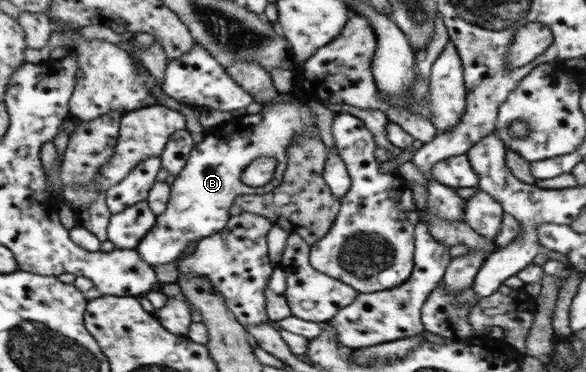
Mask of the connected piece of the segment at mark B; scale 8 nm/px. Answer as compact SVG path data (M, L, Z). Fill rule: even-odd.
M300 97L295 102L264 105L259 114L236 117L218 128L206 132L205 138L197 143L183 170L171 185L170 199L163 214L143 236L135 250L148 265L159 266L173 262L188 244L218 234L228 221L228 209L235 197L253 194L256 191L270 193L283 181L287 168L287 150L298 137L317 137L320 130L315 114L307 104L308 98ZM259 157L276 160L273 178L259 189L243 184L242 172Z

